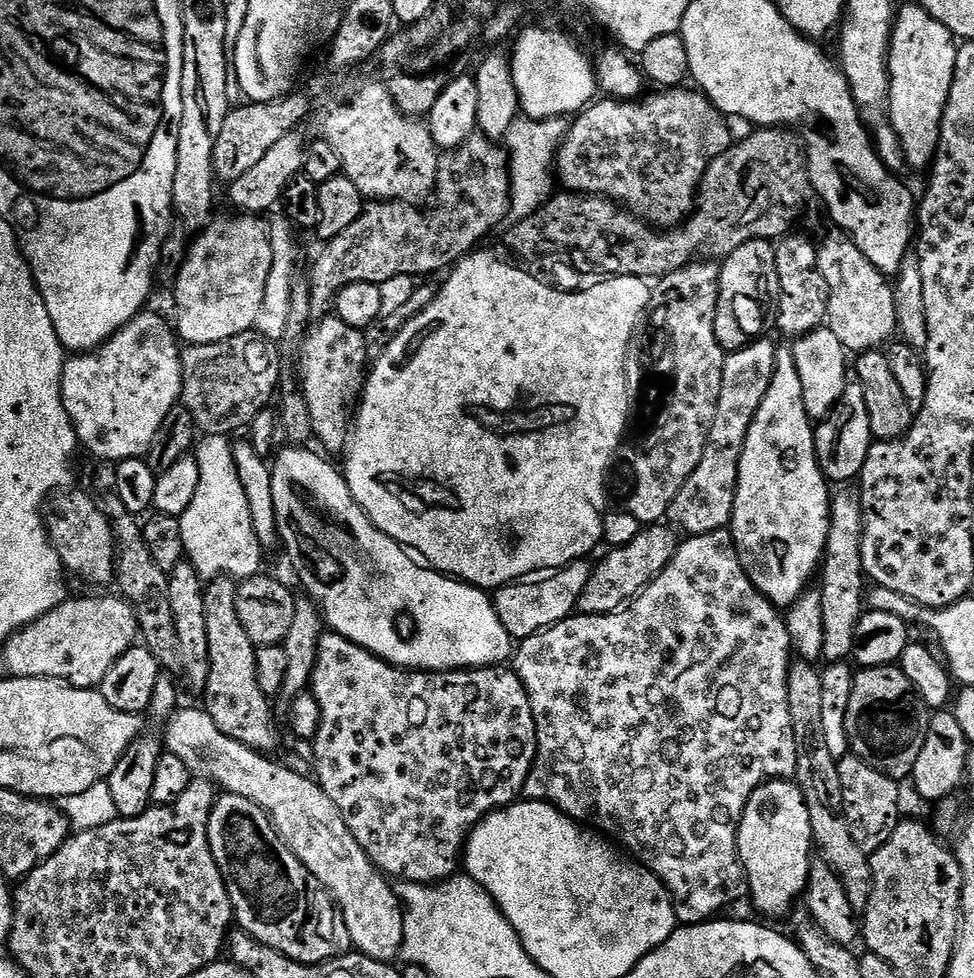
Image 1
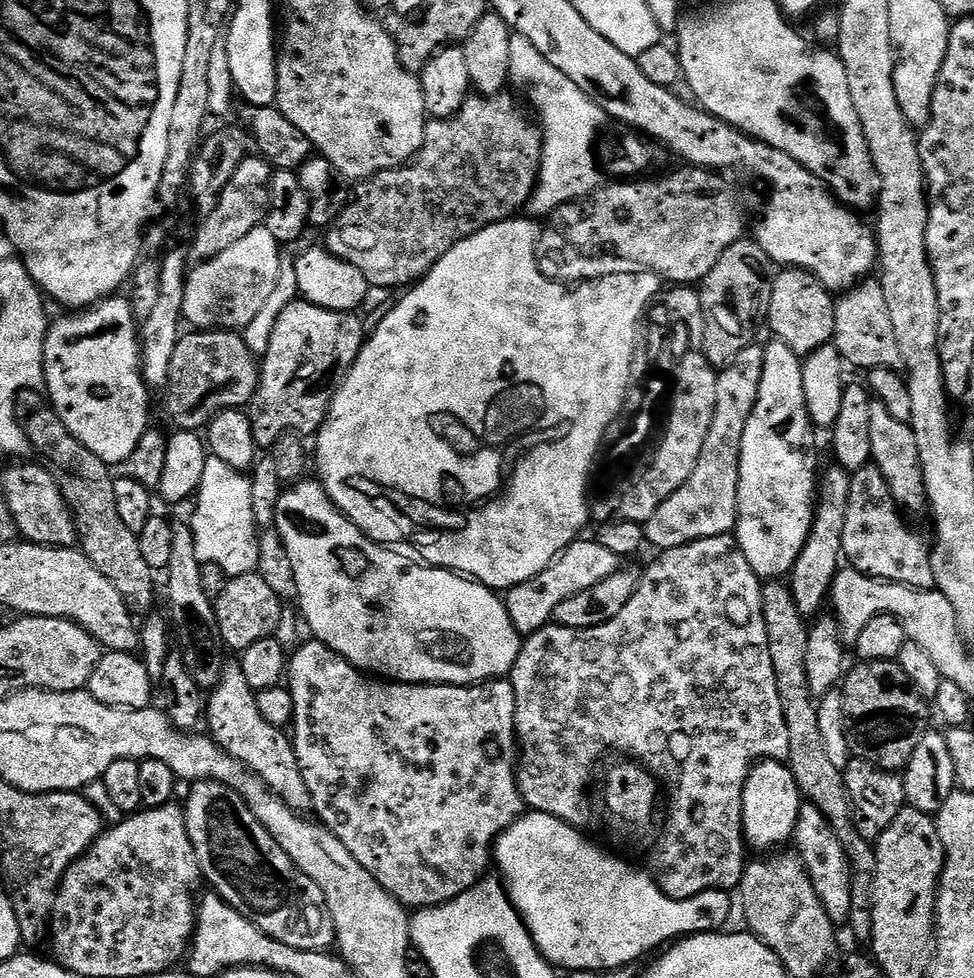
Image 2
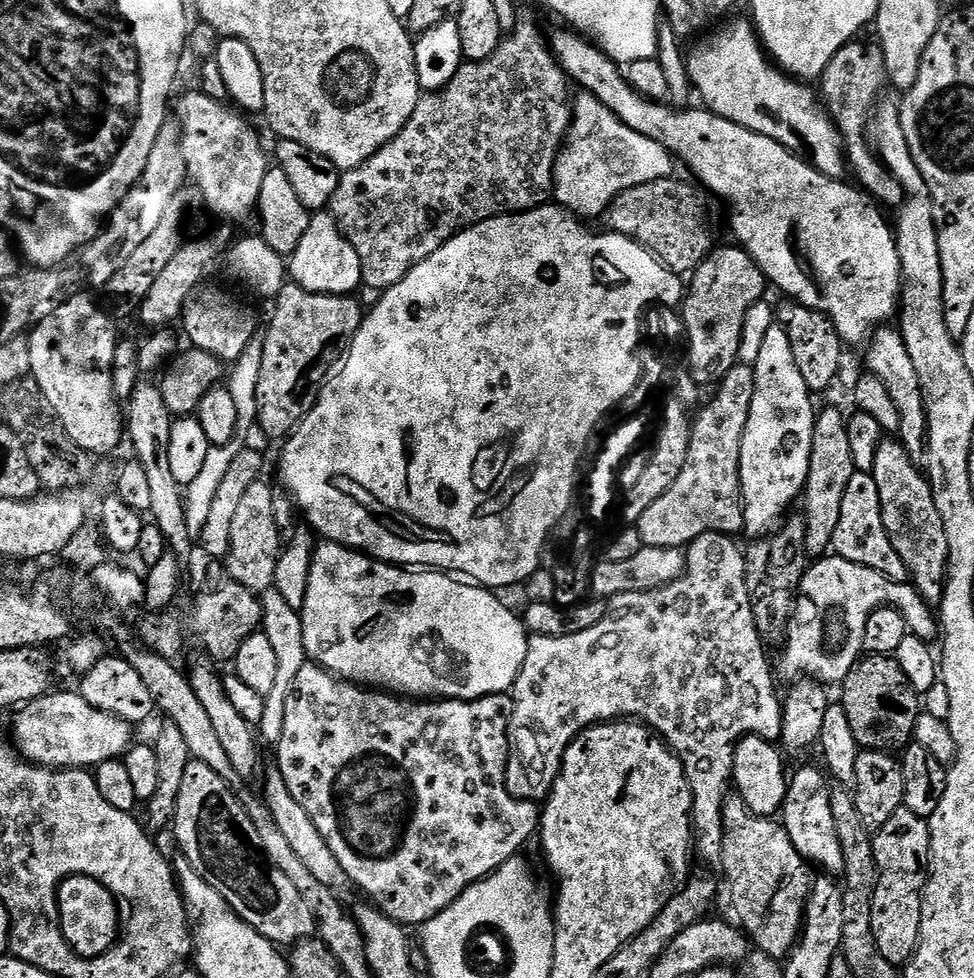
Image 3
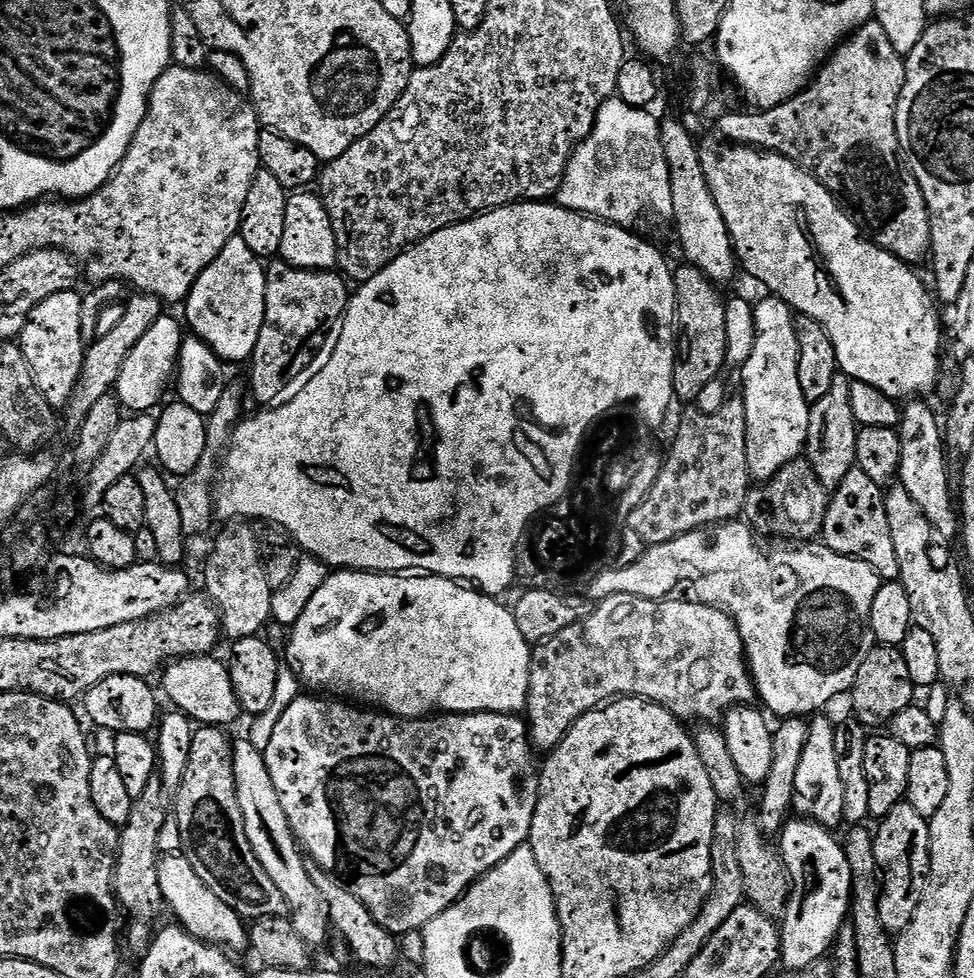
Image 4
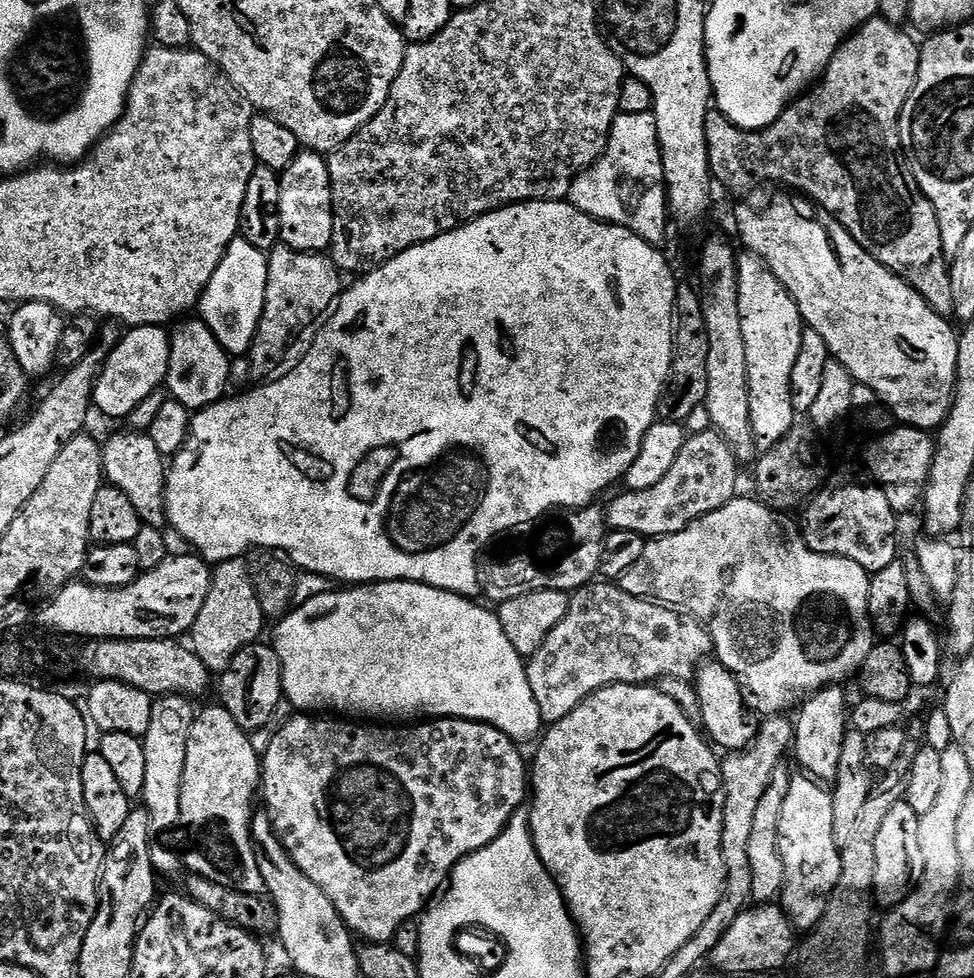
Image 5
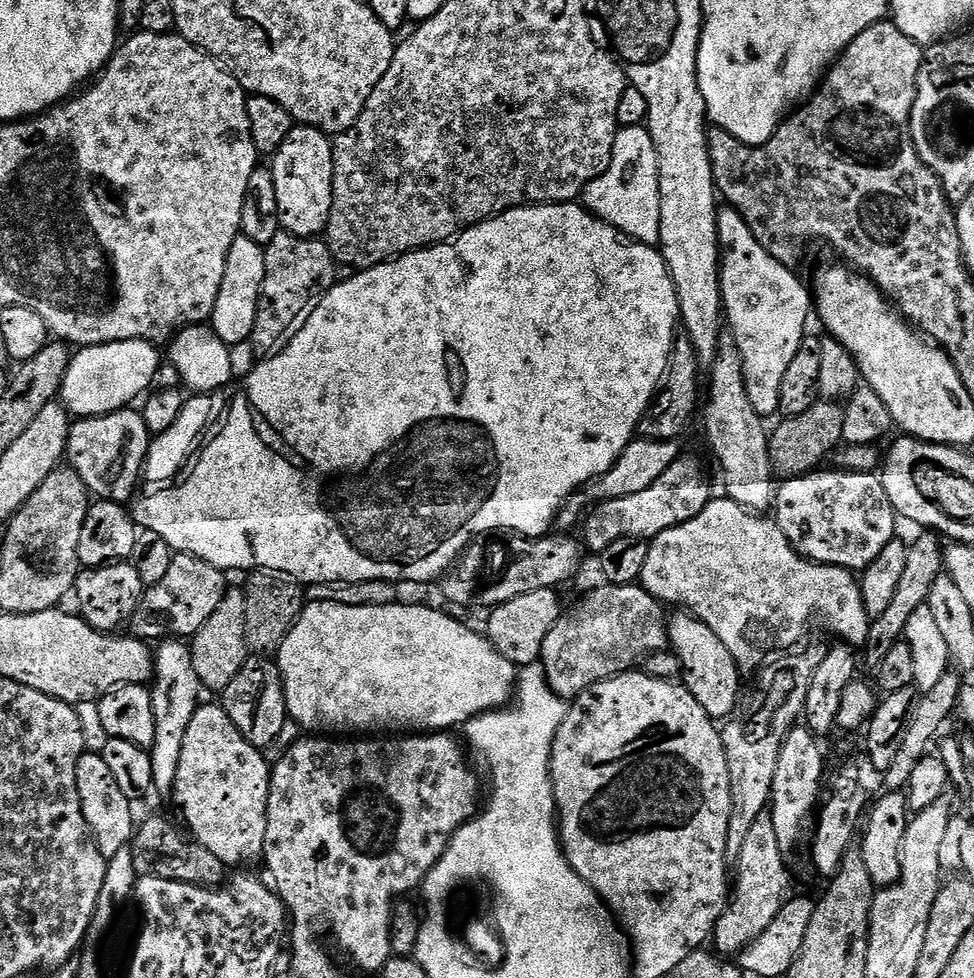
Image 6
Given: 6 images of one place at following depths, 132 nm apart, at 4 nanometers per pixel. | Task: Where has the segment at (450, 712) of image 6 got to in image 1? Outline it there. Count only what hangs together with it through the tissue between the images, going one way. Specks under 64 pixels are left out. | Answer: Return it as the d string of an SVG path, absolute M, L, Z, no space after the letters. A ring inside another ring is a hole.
M284 446L280 453L275 453L271 461L274 510L282 548L284 544L284 552L297 570L300 588L323 612L325 625L398 668L454 672L458 668L503 665L503 660L513 655L514 641L498 618L493 597L485 589L417 562L409 549L374 526L362 506L358 506L354 494L350 494L341 469L339 472L330 461L323 460L328 458L319 451L308 451L312 450L304 446Z

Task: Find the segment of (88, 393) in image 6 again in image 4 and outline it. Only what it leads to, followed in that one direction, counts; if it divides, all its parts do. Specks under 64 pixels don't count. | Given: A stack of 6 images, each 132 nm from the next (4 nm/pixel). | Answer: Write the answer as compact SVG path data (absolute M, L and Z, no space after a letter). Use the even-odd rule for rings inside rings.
M162 314L158 322L154 322L154 326L146 330L146 334L142 334L138 346L130 350L130 358L122 362L122 374L118 374L114 395L120 401L121 409L128 411L129 408L129 413L132 414L152 412L155 404L159 405L165 399L164 391L167 390L171 380L173 383L178 372L180 347L184 338L185 333L180 332L179 322L168 314Z

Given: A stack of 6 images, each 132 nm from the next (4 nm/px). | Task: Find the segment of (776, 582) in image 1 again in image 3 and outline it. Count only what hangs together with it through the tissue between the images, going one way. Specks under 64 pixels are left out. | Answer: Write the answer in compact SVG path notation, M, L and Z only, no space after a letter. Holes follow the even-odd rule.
M772 322L772 325L764 332L764 337L760 340L760 349L756 352L756 360L754 359L754 367L756 369L756 389L754 390L754 402L750 406L750 418L746 422L746 434L742 438L742 458L740 459L740 495L744 502L744 527L745 533L749 532L749 537L759 538L767 536L773 531L789 515L792 503L801 499L804 487L806 486L806 478L810 470L810 450L812 449L812 439L814 438L814 426L816 425L817 409L812 408L813 397L808 391L806 382L802 382L802 374L798 371L798 362L794 362L794 350L790 350L790 338L786 338L786 330L780 327L779 323Z

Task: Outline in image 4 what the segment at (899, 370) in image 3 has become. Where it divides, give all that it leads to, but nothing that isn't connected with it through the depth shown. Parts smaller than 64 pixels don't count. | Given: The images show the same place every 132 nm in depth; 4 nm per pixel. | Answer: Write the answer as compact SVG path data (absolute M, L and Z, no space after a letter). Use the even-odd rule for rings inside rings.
M912 398L903 405L902 411L900 413L900 427L898 429L900 434L900 457L898 458L898 484L899 487L902 487L906 490L906 494L910 494L910 498L918 504L918 510L922 510L922 514L926 514L926 518L930 522L930 526L933 530L936 531L937 537L942 541L944 540L953 540L955 541L958 536L958 504L954 499L954 480L948 477L948 456L949 453L946 449L946 441L944 438L944 428L942 427L942 420L936 417L936 412L928 404L923 404L923 399Z

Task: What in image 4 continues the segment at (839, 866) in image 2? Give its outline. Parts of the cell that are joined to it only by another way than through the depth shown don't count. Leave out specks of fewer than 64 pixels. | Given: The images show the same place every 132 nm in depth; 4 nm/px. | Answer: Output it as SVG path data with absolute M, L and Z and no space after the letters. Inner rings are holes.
M816 714L808 720L806 750L802 750L802 763L794 777L792 807L797 817L812 820L823 828L836 830L844 824L842 806L842 777L838 774L838 754L834 751L836 724L828 721L824 714Z

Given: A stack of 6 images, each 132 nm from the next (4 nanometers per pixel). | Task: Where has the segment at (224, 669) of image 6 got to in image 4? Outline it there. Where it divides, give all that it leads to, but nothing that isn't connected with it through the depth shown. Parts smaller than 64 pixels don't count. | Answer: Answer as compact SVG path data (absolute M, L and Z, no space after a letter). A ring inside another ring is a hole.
M238 522L224 531L211 550L204 566L205 593L220 611L221 631L231 641L259 635L271 621L271 596L274 589L265 578L259 539L249 523Z

